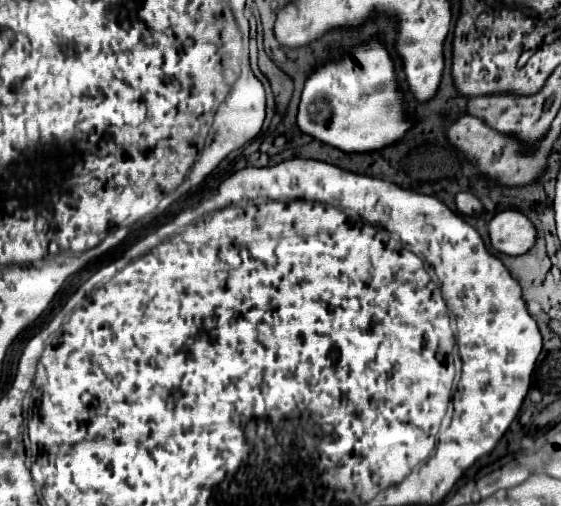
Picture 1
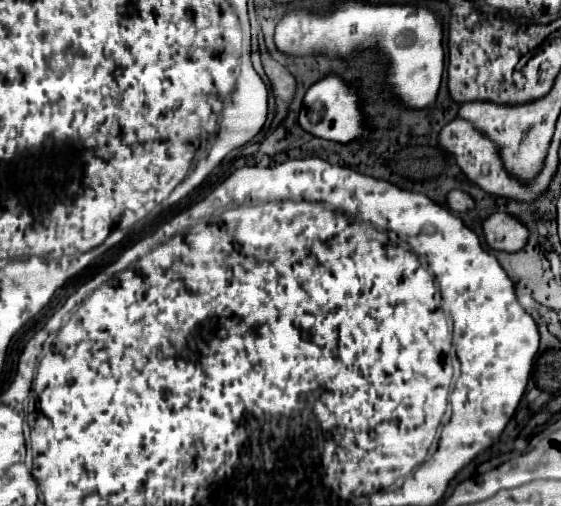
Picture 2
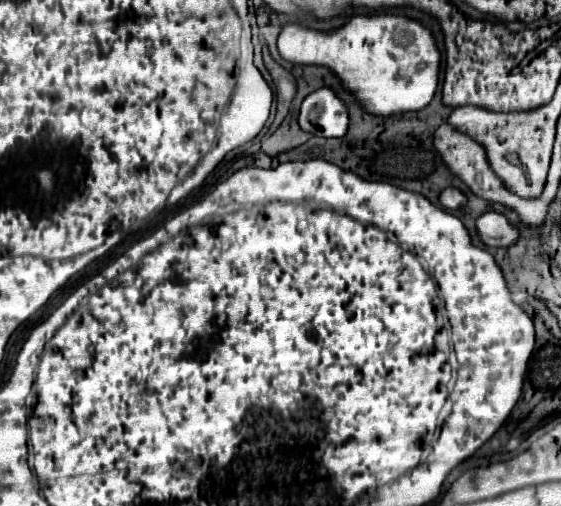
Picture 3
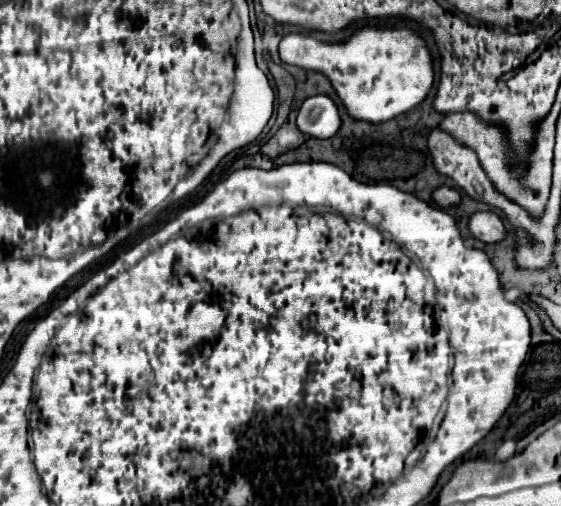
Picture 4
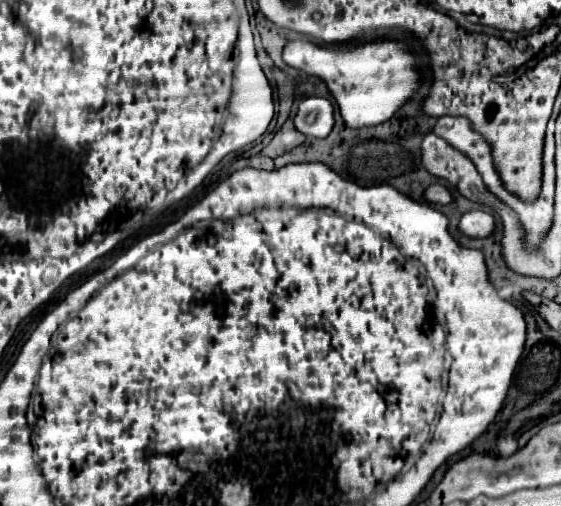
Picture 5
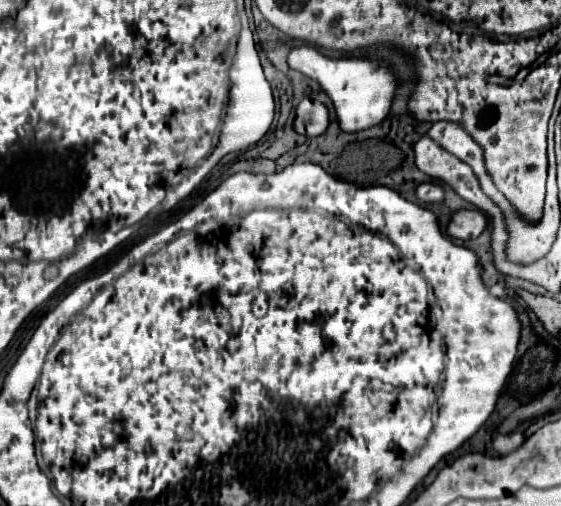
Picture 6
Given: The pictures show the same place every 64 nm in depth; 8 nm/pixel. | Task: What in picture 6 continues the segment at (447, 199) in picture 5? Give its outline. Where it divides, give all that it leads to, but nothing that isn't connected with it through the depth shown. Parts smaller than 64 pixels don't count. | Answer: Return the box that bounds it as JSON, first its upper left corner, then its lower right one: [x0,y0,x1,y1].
[416,182,444,202]

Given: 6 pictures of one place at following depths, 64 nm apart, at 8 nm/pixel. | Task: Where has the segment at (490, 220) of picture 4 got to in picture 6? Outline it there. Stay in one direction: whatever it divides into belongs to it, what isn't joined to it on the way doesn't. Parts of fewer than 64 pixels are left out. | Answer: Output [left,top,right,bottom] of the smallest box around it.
[446,208,486,240]

